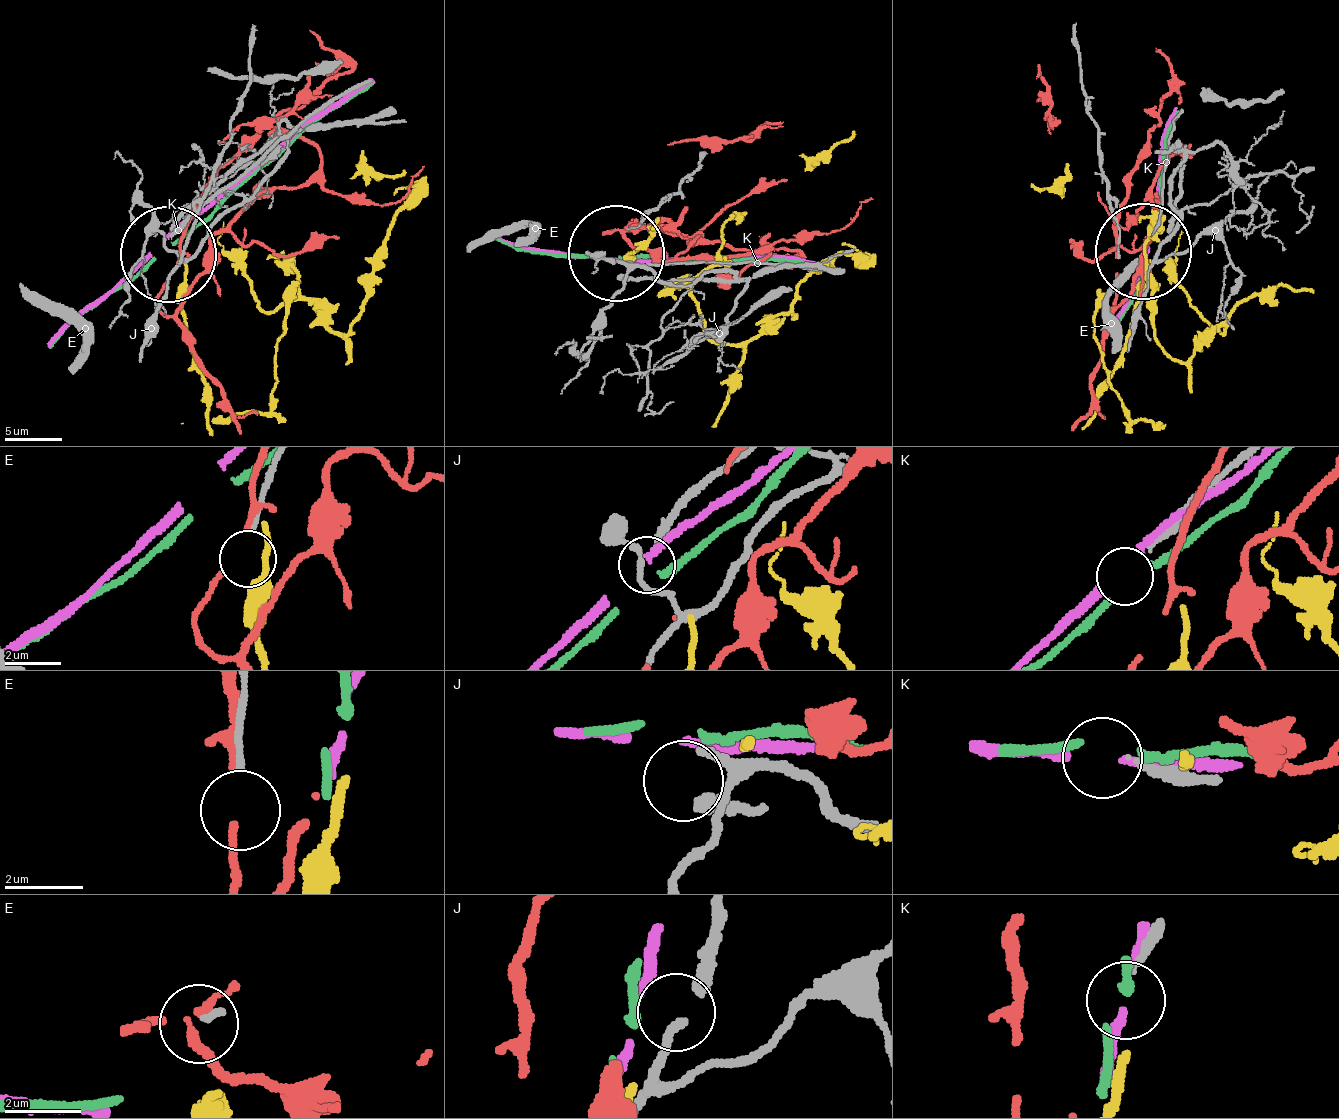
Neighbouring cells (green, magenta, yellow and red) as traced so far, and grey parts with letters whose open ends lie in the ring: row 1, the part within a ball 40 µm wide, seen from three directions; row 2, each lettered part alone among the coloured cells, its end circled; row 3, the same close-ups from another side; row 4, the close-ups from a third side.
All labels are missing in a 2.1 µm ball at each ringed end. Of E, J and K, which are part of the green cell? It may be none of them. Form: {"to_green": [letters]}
{"to_green": []}

